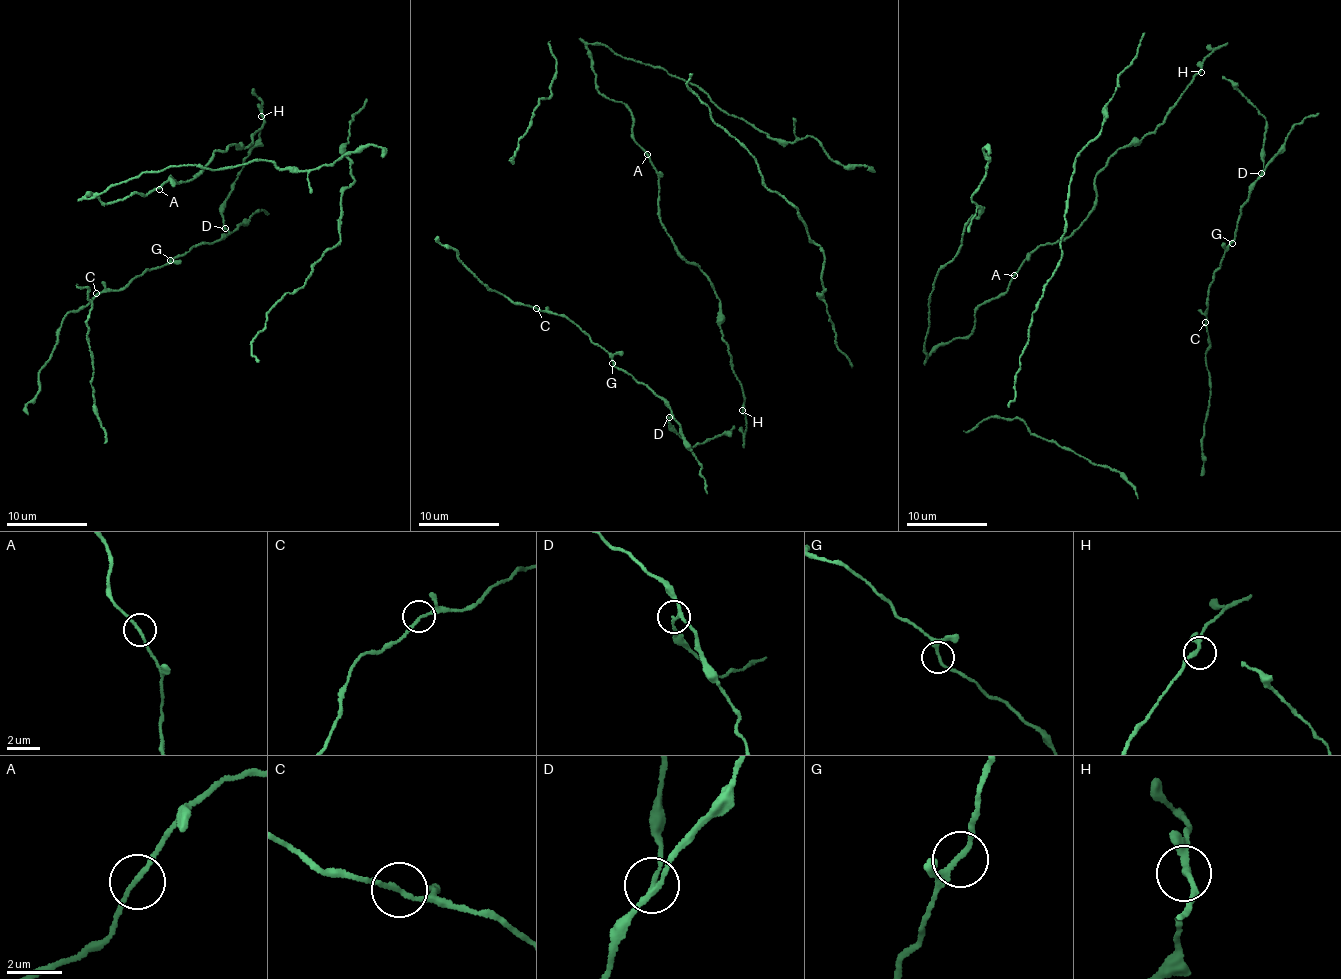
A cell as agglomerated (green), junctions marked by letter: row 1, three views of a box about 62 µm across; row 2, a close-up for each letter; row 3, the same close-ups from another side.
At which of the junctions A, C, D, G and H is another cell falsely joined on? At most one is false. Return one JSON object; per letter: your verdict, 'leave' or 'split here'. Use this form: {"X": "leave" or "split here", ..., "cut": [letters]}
{"A": "leave", "C": "leave", "D": "leave", "G": "leave", "H": "leave", "cut": []}

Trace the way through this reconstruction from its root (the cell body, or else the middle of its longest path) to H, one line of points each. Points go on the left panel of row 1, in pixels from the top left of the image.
H: (157, 187), (170, 175), (176, 184), (187, 182), (217, 150), (249, 145), (262, 124), (261, 116)

